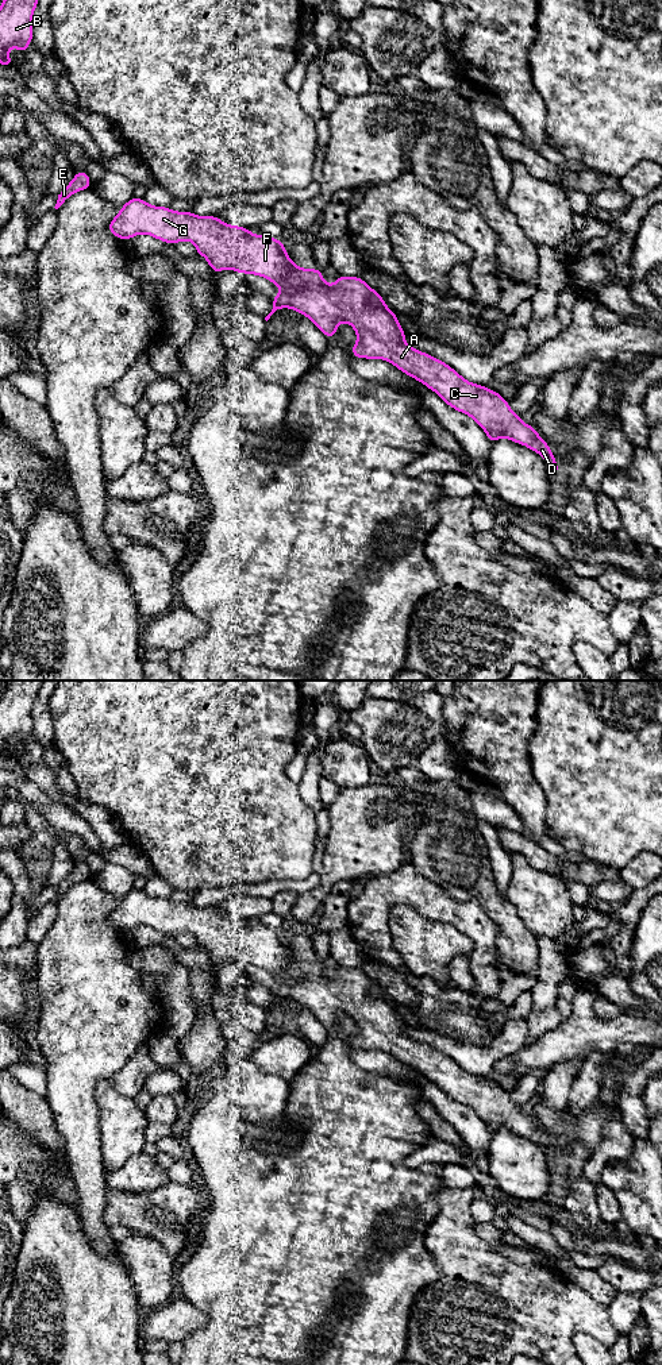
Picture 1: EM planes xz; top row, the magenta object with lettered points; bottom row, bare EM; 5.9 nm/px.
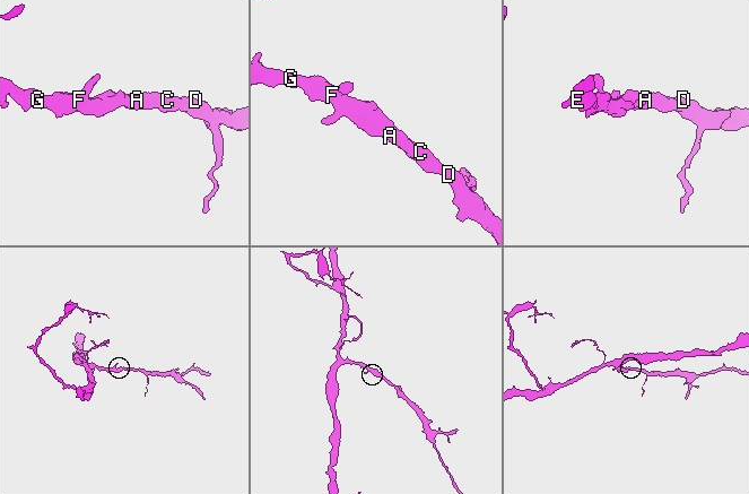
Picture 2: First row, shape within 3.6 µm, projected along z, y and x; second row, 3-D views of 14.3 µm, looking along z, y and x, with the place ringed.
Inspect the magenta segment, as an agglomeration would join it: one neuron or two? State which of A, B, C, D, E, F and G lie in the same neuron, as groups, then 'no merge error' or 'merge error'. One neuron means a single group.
A B C D E F G; no merge error

